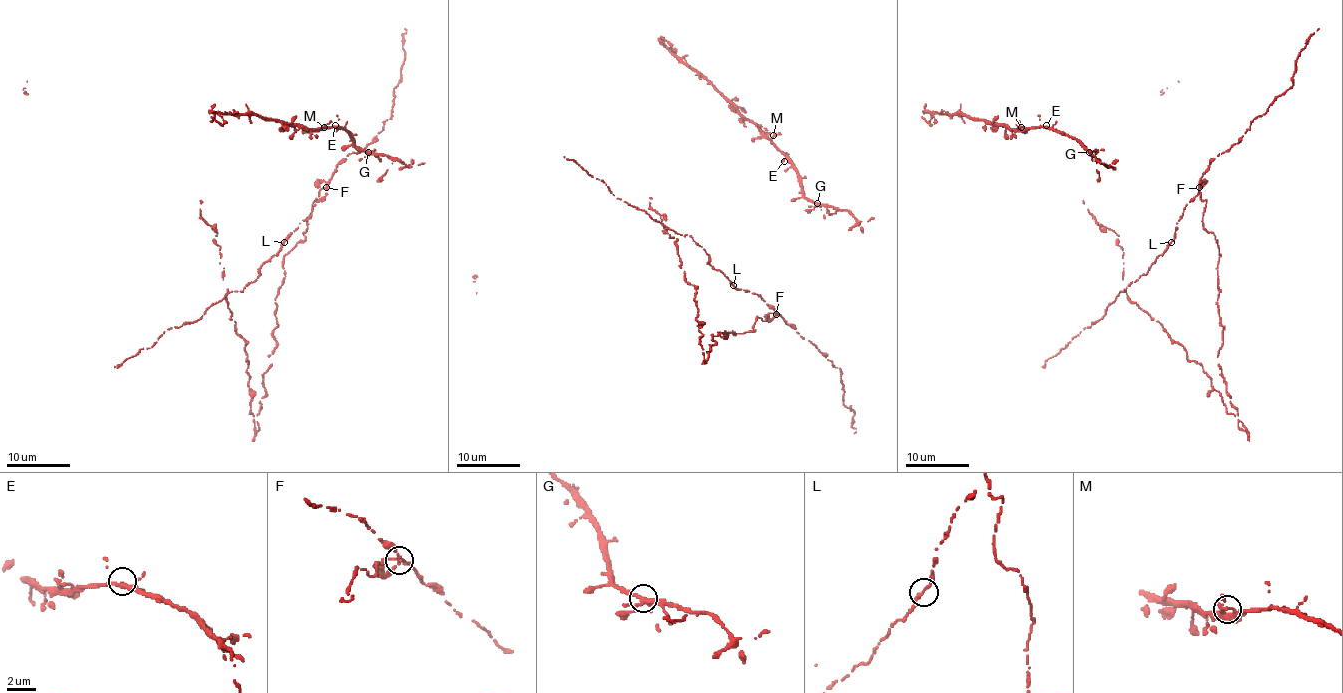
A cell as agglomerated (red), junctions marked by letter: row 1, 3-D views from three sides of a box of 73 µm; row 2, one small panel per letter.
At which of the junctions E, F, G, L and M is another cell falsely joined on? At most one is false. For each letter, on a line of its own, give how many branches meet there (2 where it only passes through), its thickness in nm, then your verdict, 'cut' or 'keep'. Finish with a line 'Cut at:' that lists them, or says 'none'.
E: branches 2; calibre 240 nm; keep
F: branches 4; calibre 200 nm; cut
G: branches 4; calibre 340 nm; keep
L: branches 2; calibre 260 nm; keep
M: branches 3; calibre 190 nm; keep
Cut at: F

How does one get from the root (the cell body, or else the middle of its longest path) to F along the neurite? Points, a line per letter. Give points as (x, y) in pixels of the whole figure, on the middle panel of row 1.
F: (733, 285), (759, 295), (776, 314)

